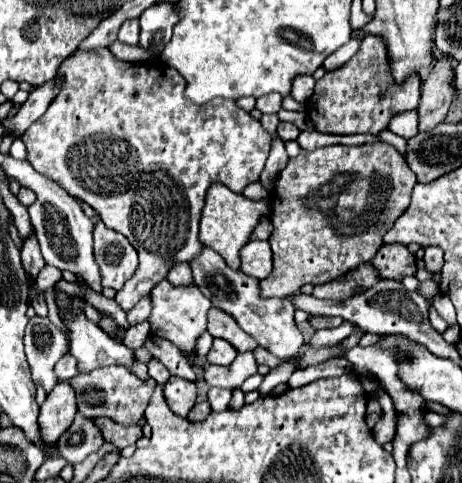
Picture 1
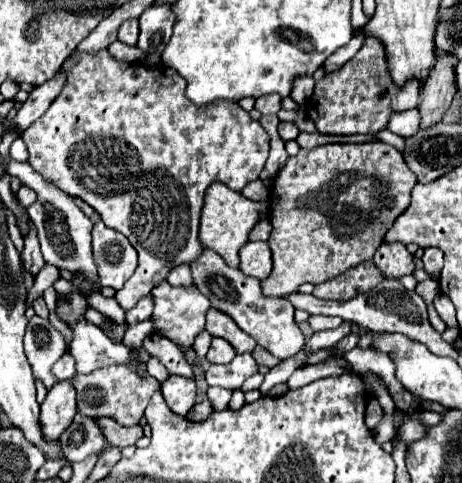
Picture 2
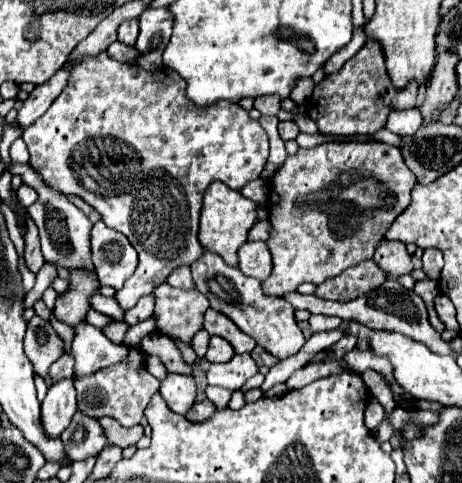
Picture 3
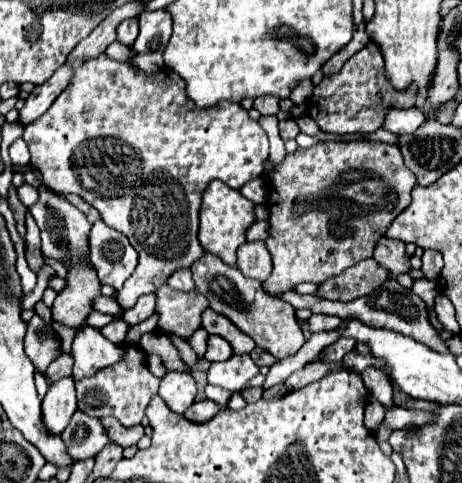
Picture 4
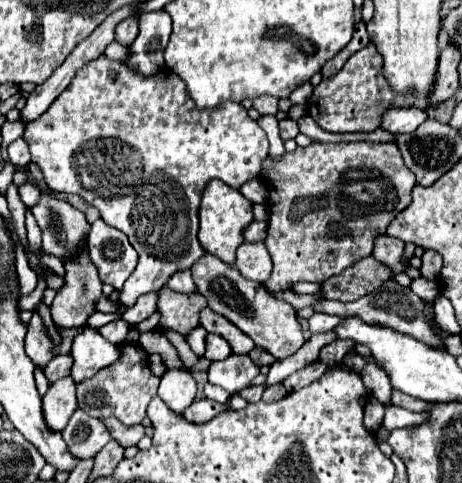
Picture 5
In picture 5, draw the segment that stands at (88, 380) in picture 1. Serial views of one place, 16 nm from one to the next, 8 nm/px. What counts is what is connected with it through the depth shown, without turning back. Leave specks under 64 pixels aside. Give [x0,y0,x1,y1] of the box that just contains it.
[76,342,160,426]

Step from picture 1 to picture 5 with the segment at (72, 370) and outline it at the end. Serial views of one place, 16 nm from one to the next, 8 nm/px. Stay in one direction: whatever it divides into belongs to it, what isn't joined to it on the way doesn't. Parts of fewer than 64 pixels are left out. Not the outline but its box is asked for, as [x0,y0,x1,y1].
[44,356,72,382]

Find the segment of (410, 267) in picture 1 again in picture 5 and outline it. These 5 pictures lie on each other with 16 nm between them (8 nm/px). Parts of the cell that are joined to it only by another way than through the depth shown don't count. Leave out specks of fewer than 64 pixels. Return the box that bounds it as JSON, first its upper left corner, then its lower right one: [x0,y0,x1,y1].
[372,234,404,272]

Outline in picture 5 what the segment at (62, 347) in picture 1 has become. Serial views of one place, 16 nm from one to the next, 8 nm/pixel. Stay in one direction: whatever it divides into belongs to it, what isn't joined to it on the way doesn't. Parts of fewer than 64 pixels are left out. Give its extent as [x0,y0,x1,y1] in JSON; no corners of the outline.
[26,312,54,368]

